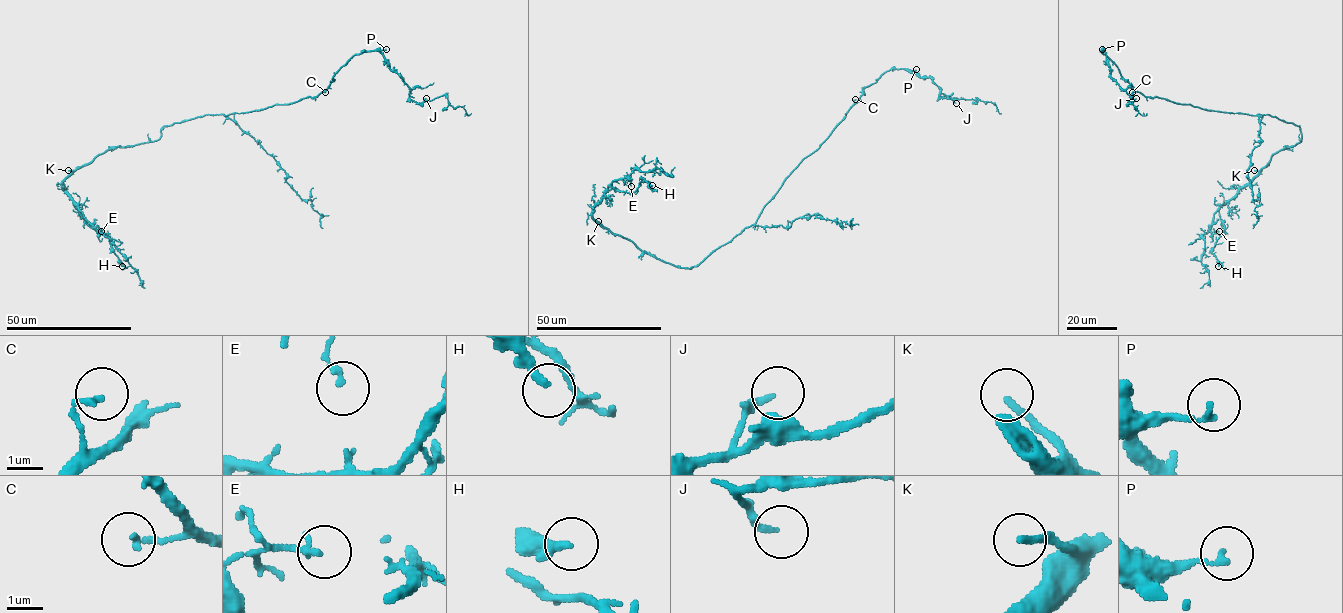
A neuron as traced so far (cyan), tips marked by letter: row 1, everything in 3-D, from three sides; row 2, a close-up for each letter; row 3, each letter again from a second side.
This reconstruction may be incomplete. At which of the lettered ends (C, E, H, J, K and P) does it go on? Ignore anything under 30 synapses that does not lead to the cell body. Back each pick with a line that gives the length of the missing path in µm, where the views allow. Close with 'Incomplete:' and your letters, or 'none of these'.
K: Missing length about 40 µm
Incomplete: K

